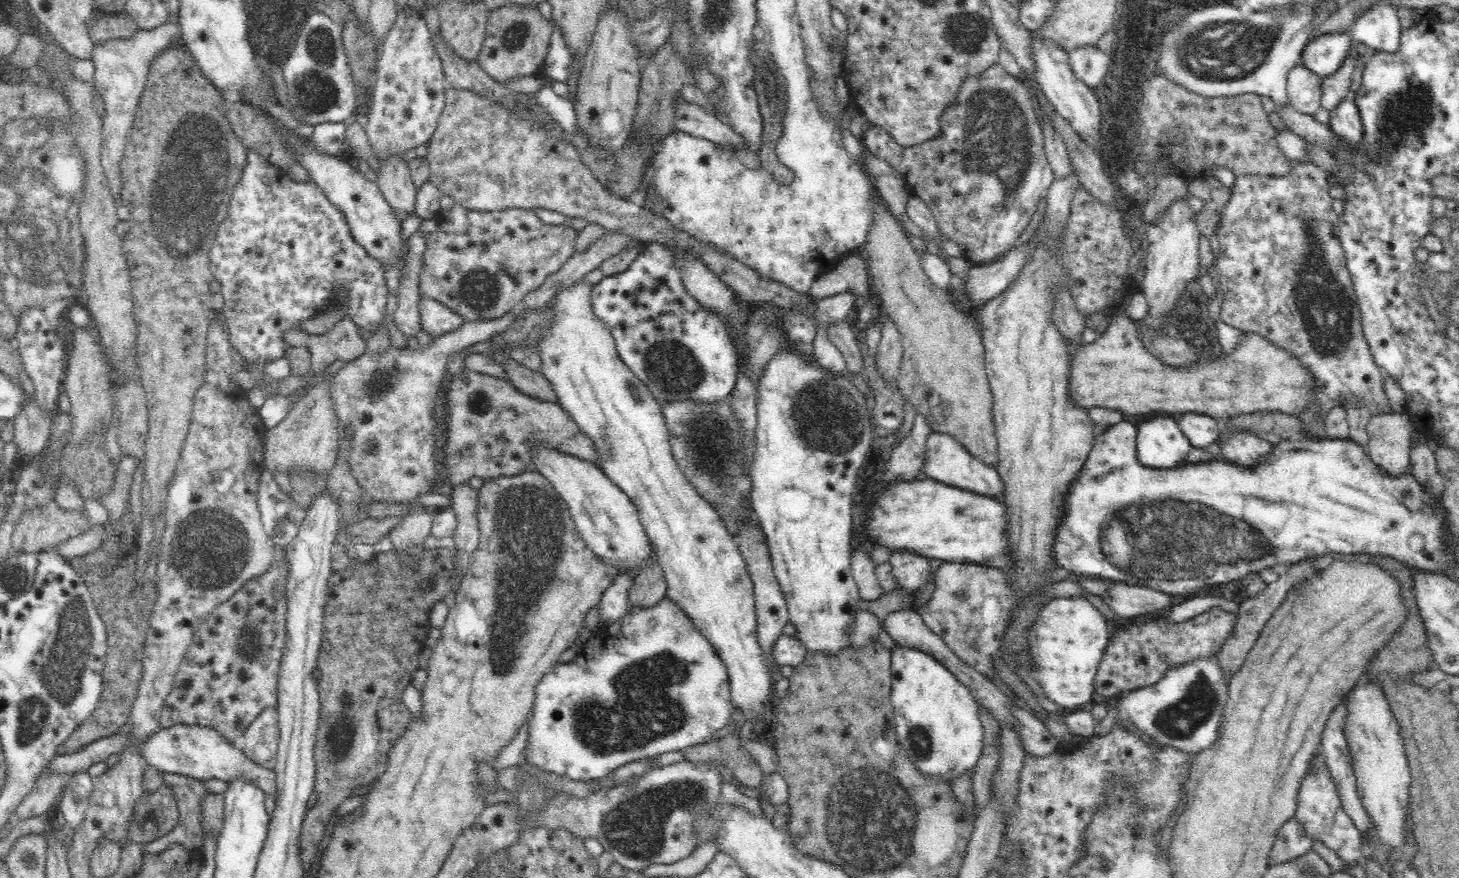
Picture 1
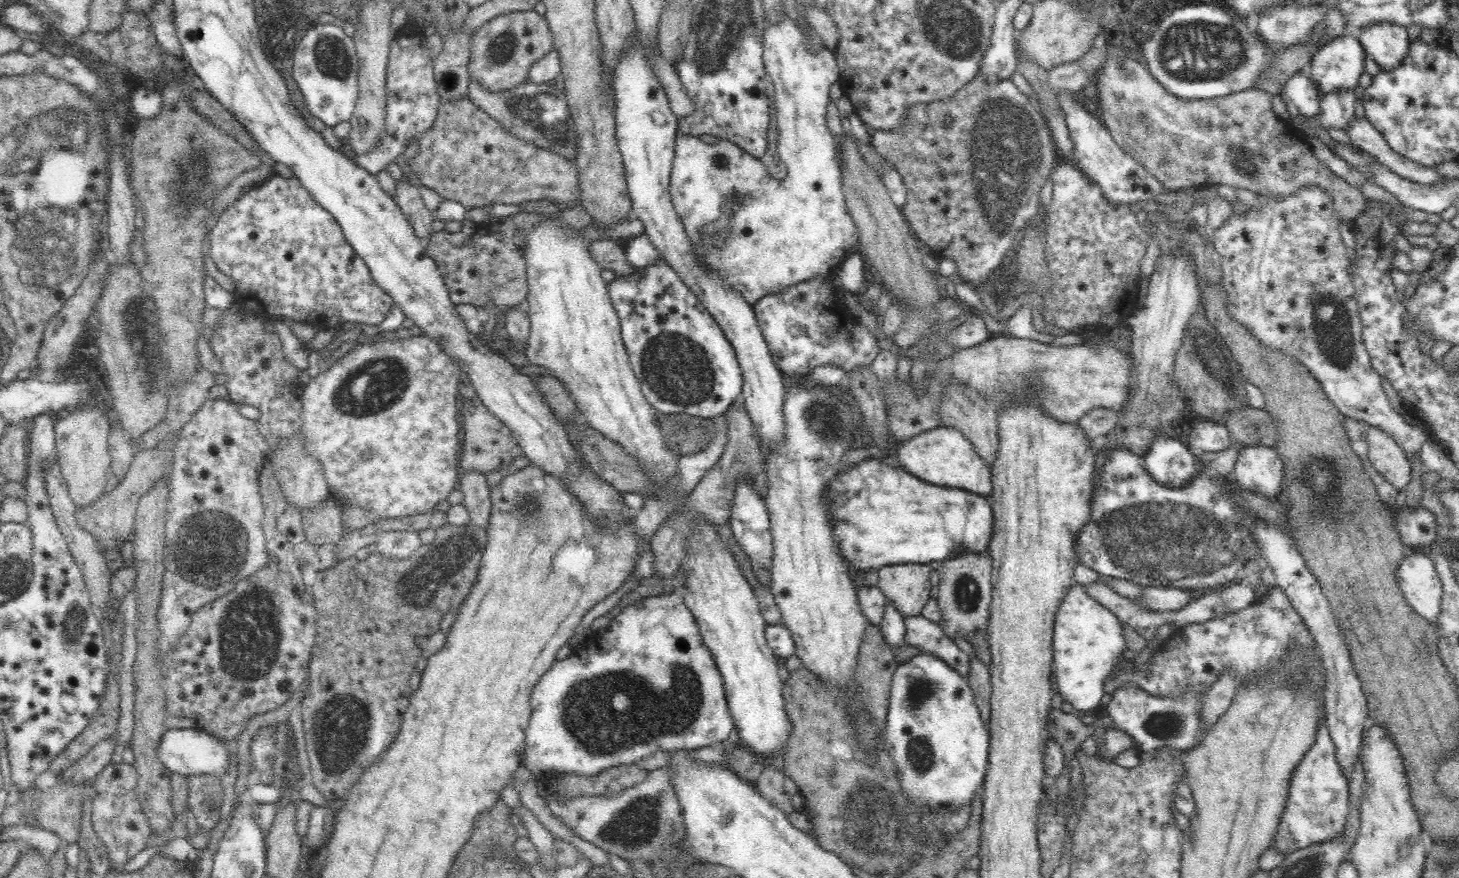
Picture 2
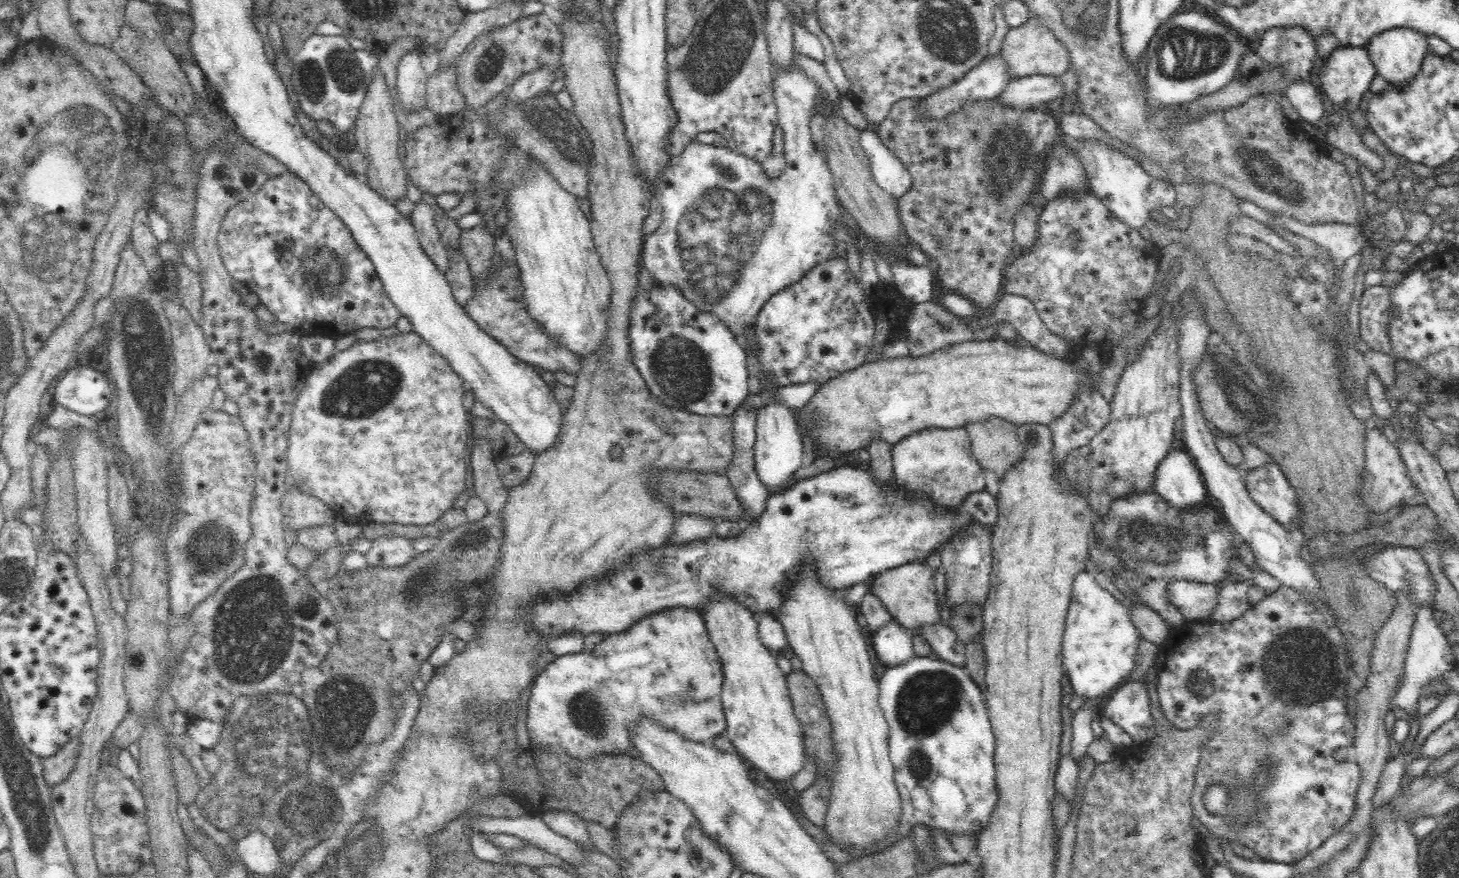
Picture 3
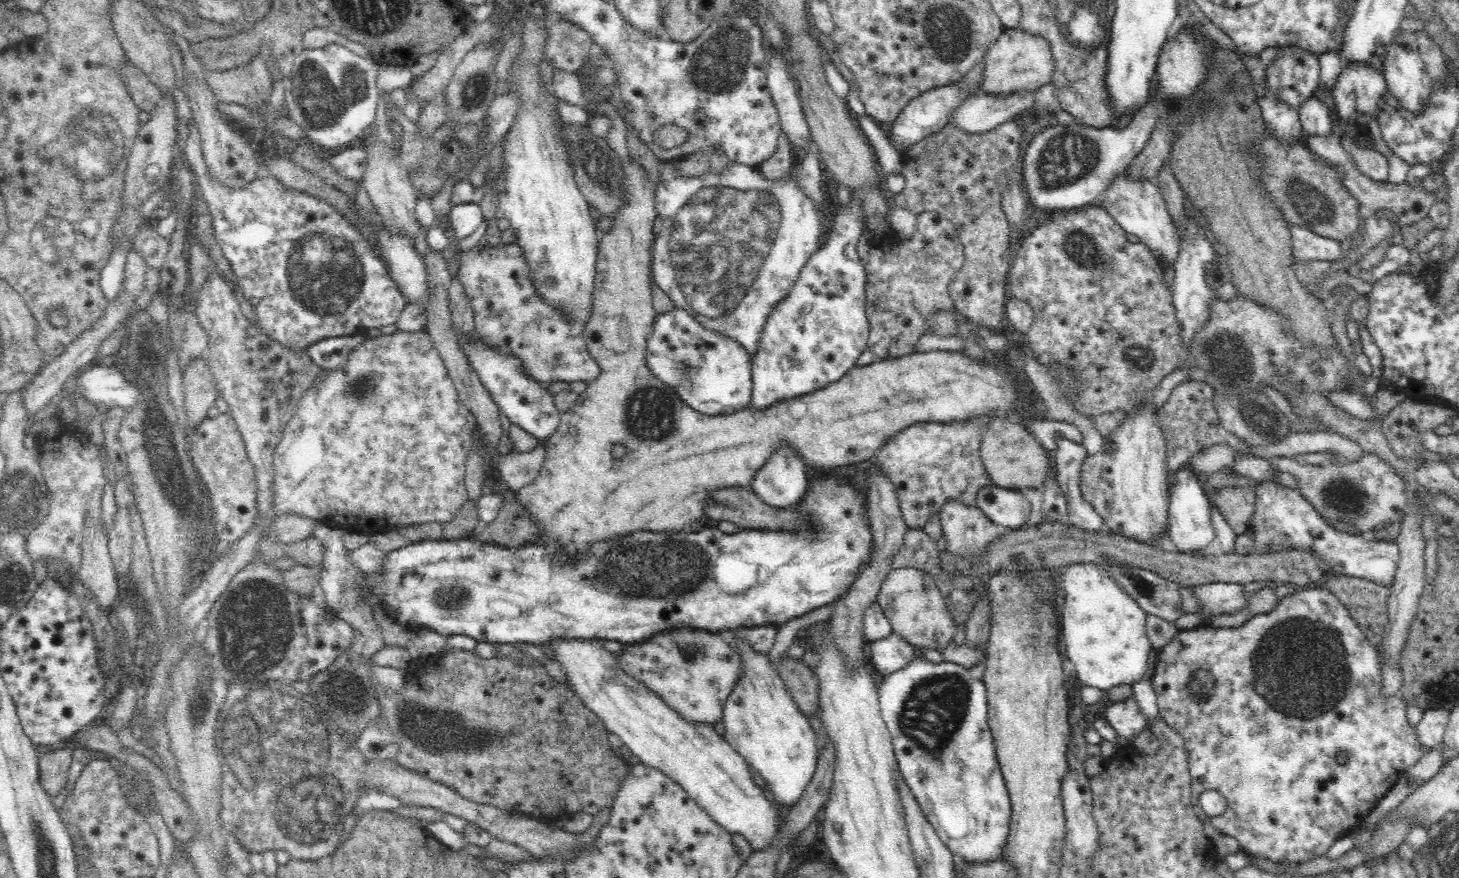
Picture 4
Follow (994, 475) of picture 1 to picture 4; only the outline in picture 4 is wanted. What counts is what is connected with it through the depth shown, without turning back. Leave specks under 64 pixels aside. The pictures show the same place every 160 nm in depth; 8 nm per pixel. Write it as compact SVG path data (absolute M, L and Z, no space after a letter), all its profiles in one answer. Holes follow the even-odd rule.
M976 416L954 422L918 422L907 426L878 448L872 462L894 483L902 518L910 529L923 528L934 512L940 512L950 500L977 504L978 491L992 484L980 458L982 435L988 430L991 416Z

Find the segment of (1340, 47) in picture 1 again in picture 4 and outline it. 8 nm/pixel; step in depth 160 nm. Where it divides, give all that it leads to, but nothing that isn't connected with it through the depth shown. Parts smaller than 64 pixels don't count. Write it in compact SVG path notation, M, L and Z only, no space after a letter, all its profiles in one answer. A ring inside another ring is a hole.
M1350 61L1344 64L1344 69L1338 74L1332 89L1333 101L1337 106L1337 113L1341 119L1356 124L1368 124L1372 116L1377 116L1379 110L1387 107L1384 95L1388 93L1387 82L1380 69L1366 63Z

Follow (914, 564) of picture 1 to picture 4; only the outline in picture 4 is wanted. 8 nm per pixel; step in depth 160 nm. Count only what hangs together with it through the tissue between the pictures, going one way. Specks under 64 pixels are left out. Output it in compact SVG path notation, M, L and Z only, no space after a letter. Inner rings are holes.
M915 566L890 568L886 576L877 601L890 621L893 632L906 639L912 646L920 646L922 649L935 648L943 654L943 650L952 641L957 624L946 606L933 573Z

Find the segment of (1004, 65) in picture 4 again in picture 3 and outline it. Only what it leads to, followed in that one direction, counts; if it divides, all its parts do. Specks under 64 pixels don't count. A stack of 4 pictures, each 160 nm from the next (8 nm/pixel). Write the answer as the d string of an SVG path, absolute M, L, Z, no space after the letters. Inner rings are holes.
M1032 15L1022 26L1010 27L1001 42L1001 58L1006 61L1006 71L1010 80L1031 74L1043 74L1059 77L1070 69L1071 57L1064 43L1060 43L1050 28Z

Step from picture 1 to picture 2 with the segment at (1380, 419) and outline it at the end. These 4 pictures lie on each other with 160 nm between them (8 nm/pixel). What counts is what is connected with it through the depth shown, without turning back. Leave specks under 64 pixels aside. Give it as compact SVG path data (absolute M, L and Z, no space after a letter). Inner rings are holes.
M1370 427L1366 436L1370 465L1382 474L1384 480L1402 491L1411 479L1411 462L1398 442L1378 427Z

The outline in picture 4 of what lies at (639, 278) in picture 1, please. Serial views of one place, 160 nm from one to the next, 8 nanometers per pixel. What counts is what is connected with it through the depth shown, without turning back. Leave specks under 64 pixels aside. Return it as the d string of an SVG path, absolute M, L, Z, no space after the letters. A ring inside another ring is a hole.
M675 306L666 314L657 314L645 355L647 365L658 380L670 386L670 389L680 395L682 401L688 406L708 417L732 414L734 411L748 407L752 400L752 363L748 351L734 339L719 332L707 330L682 308Z

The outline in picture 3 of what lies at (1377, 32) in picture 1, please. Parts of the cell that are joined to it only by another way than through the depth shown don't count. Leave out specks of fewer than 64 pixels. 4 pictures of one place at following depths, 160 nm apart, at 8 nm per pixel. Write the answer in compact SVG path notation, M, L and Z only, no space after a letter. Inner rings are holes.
M1396 28L1383 30L1375 34L1366 44L1368 55L1376 67L1377 74L1383 76L1392 86L1401 89L1409 80L1419 73L1422 63L1426 60L1427 35L1413 28Z

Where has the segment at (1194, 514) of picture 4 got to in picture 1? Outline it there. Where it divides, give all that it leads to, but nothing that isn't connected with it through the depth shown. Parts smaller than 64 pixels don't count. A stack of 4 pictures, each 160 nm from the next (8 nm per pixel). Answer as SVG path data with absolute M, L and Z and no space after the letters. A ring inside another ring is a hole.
M1171 417L1140 422L1137 429L1137 459L1147 467L1178 467L1193 447Z

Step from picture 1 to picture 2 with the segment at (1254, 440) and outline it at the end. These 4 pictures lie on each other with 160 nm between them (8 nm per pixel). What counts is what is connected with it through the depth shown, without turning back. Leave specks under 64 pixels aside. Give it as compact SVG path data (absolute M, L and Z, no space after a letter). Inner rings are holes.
M1245 446L1238 455L1230 480L1238 488L1277 497L1281 492L1283 464L1274 446Z

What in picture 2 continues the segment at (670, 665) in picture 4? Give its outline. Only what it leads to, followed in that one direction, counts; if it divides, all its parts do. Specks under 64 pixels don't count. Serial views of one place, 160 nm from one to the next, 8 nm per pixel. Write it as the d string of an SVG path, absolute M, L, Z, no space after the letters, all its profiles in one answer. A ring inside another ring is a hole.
M676 591L660 596L648 596L628 605L611 620L609 627L600 638L596 640L597 653L590 654L590 648L584 648L581 654L571 654L564 660L556 660L552 668L542 675L530 694L531 717L525 732L525 752L522 764L538 780L548 777L551 773L570 773L590 776L606 776L607 771L622 764L631 764L648 757L658 751L690 751L703 746L722 746L722 742L729 738L731 730L735 727L730 716L722 675L716 666L710 649L703 641L698 623L690 609L686 606L682 591Z

